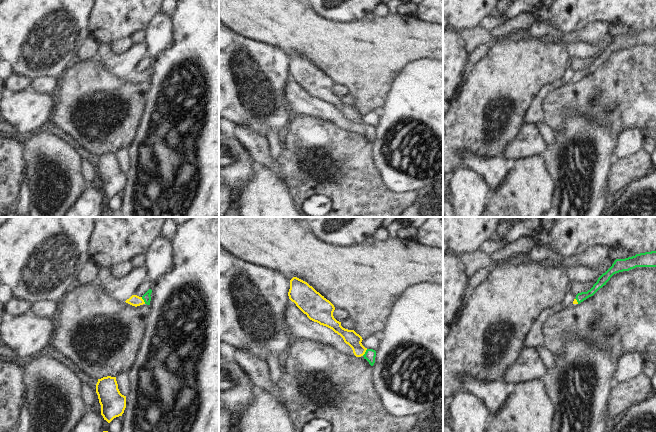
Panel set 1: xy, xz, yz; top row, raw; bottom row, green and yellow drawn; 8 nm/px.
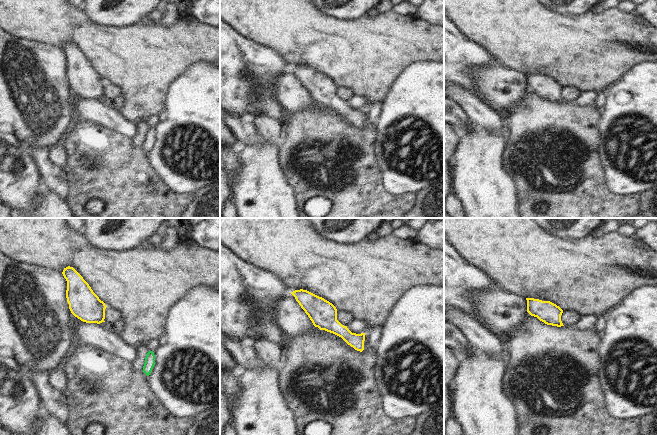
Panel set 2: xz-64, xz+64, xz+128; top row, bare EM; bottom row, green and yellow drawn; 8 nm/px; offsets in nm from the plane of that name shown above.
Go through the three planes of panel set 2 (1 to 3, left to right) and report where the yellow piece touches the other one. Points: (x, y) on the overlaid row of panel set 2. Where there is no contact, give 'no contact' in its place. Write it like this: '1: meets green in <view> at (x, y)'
1: no contact
2: no contact
3: no contact

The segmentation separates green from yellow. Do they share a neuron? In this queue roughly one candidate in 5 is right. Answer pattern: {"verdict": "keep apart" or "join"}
{"verdict": "join"}

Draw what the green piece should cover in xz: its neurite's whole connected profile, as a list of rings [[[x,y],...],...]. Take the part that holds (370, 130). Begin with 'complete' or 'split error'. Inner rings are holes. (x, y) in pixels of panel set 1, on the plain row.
split error; [[[293,53],[290,56],[288,72],[310,96],[326,102],[340,111],[344,118],[352,124],[356,133],[363,132],[371,142],[374,141],[376,127],[365,124],[361,119],[362,113],[354,106],[348,106],[341,102],[341,98],[333,92],[334,81],[312,62],[297,53]]]

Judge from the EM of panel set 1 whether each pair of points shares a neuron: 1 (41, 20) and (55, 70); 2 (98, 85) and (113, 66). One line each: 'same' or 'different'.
1: same
2: different

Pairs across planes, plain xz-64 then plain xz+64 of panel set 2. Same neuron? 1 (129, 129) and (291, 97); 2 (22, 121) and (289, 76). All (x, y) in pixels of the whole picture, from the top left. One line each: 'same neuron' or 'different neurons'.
1: same neuron
2: different neurons

